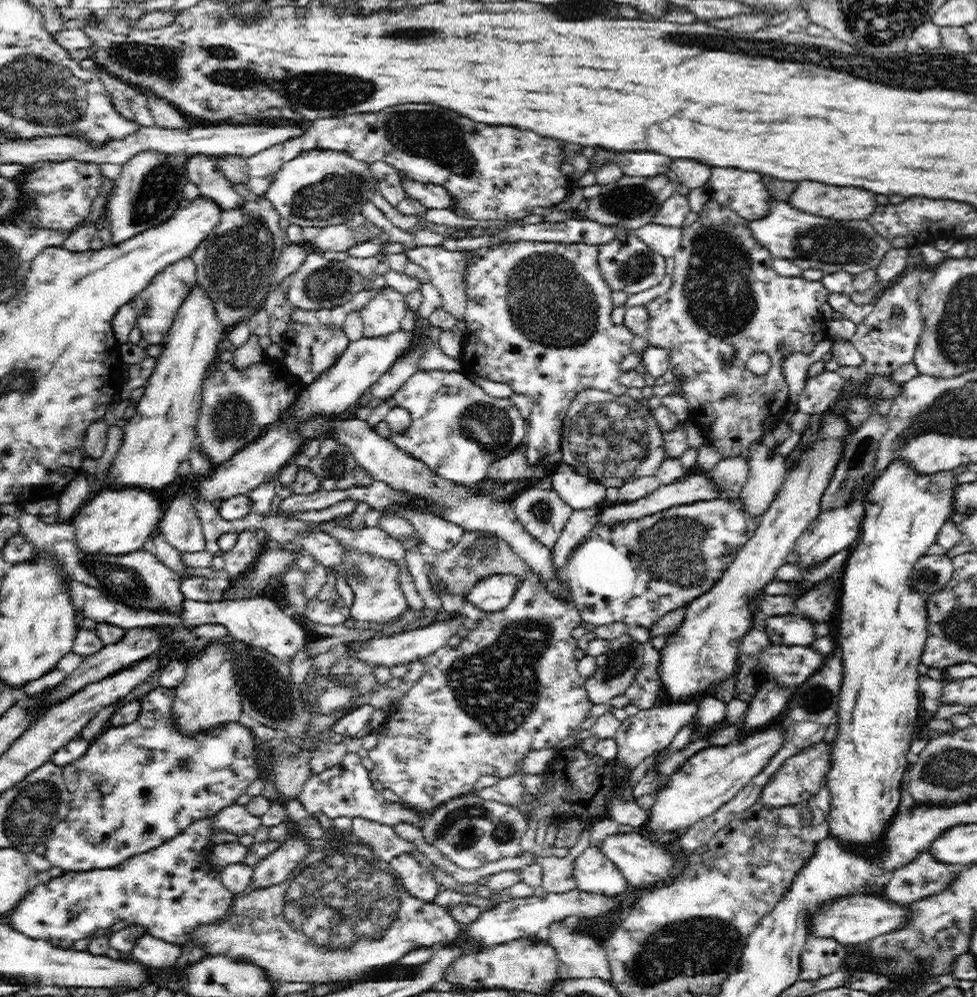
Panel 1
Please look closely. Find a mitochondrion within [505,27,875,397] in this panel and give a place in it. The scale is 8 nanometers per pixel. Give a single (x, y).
(720, 299)

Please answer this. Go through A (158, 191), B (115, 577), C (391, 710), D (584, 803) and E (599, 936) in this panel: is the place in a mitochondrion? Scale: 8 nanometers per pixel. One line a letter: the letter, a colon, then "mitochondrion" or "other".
A: mitochondrion
B: mitochondrion
C: other
D: other
E: other

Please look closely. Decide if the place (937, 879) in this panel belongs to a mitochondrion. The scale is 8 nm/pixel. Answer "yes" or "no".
yes

